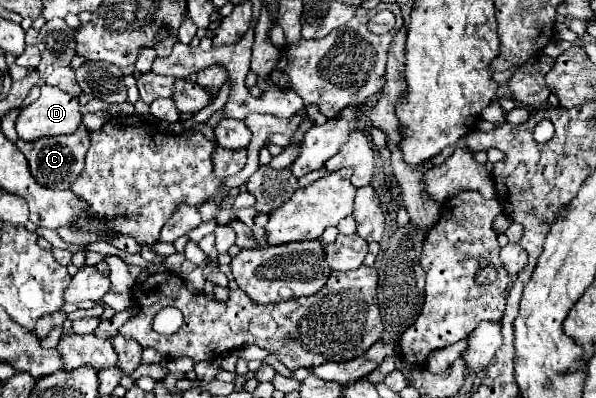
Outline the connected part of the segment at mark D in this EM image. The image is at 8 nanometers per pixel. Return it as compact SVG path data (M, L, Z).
M43 85L41 97L23 107L17 117L17 135L23 141L33 141L53 135L69 135L81 125L77 97L61 91L59 87Z

